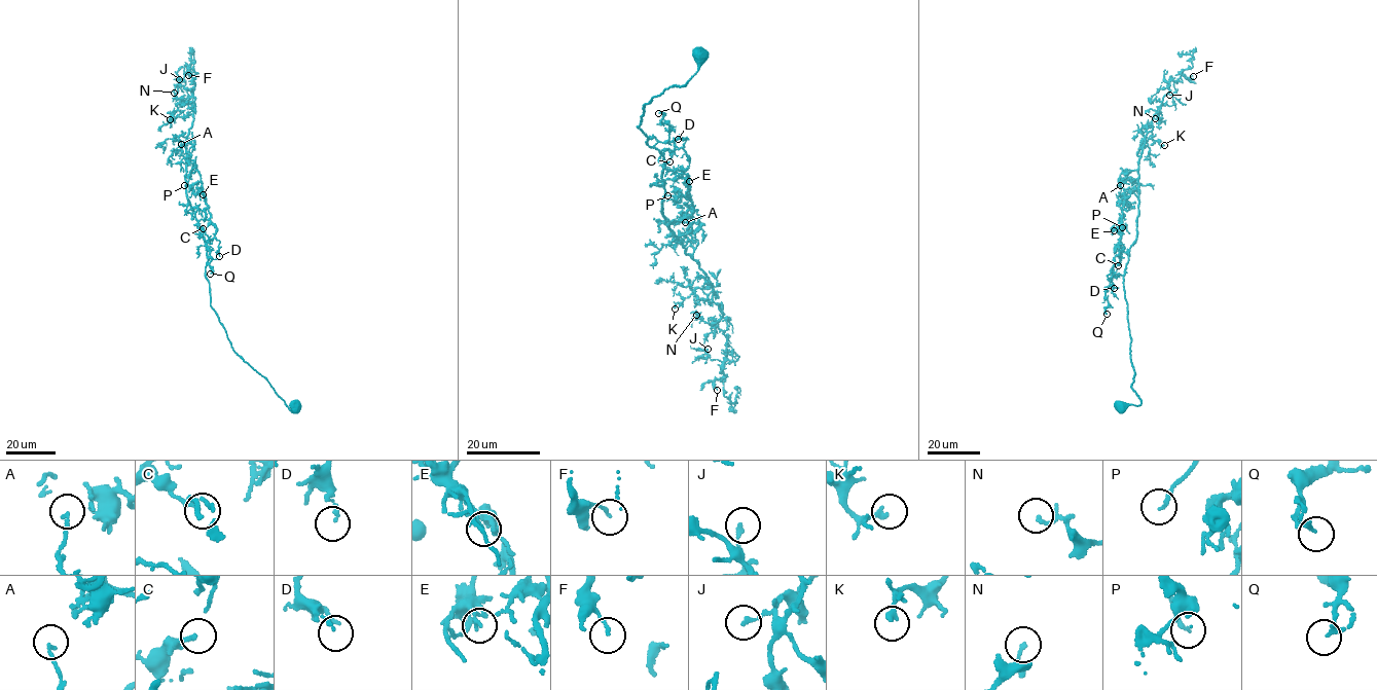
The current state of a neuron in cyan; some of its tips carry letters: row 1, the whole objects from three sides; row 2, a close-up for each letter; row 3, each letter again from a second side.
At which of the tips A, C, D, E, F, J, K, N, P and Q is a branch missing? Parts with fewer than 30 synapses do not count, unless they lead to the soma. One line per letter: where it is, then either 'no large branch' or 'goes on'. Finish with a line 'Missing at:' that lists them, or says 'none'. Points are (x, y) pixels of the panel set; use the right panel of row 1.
A: (1120, 185) | no large branch
C: (1118, 265) | no large branch
D: (1114, 288) | no large branch
E: (1114, 230) | no large branch
F: (1193, 76) | no large branch
J: (1169, 95) | no large branch
K: (1164, 145) | no large branch
N: (1155, 118) | no large branch
P: (1122, 227) | goes on
Q: (1107, 314) | no large branch
Missing at: P

